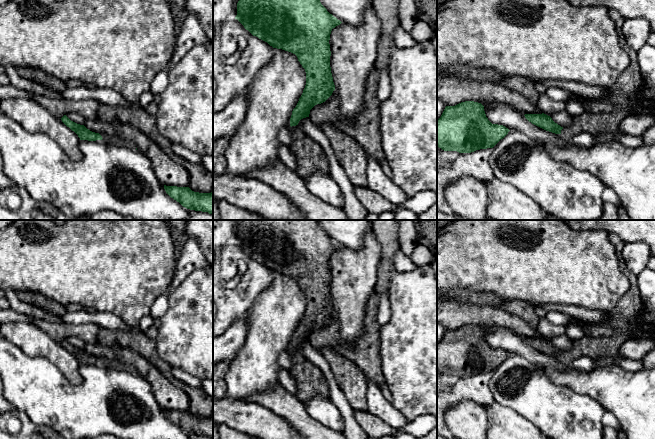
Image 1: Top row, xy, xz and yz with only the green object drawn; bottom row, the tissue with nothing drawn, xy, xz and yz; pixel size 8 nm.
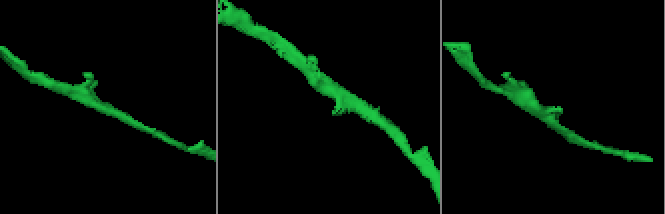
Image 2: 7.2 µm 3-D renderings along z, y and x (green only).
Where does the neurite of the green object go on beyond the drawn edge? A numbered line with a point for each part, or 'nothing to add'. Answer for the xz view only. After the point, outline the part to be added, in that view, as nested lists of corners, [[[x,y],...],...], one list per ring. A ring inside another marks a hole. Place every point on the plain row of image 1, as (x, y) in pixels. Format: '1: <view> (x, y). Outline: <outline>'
1: xz (310, 381). Outline: [[[299,349],[292,350],[293,365],[289,372],[295,380],[295,397],[305,403],[315,395],[329,398],[329,388],[327,380],[321,370],[304,358]]]

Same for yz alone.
1: yz (626, 316). Outline: [[[609,234],[609,240],[615,247],[619,267],[628,278],[630,287],[615,308],[609,312],[607,318],[599,324],[612,325],[620,329],[622,333],[599,337],[584,334],[582,338],[573,341],[572,350],[561,354],[561,358],[565,361],[572,362],[580,356],[588,356],[592,359],[605,355],[616,356],[622,343],[629,339],[655,340],[655,325],[645,322],[641,316],[645,306],[639,293],[637,275],[627,268],[623,258],[625,243],[616,234]]]

